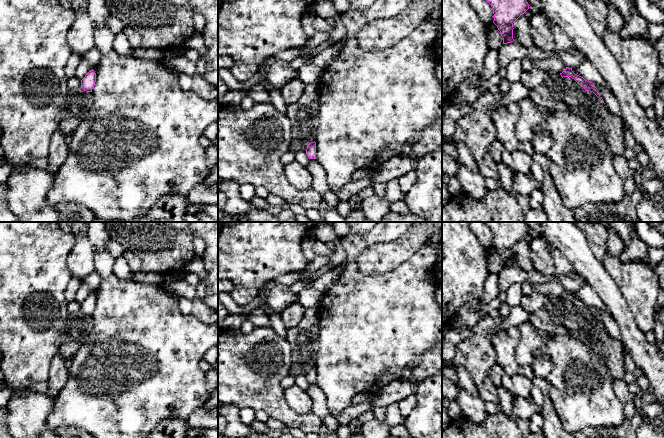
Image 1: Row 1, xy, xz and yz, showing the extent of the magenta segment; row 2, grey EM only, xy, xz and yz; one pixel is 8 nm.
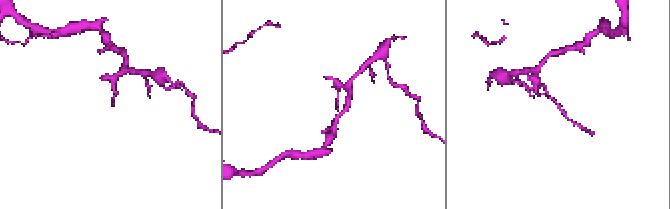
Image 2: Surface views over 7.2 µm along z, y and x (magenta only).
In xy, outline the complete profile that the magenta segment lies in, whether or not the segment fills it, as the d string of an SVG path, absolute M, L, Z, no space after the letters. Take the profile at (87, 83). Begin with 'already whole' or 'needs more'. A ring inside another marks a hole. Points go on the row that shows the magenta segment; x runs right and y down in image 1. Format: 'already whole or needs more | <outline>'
already whole | M91 70L81 80L81 88L84 91L92 92L95 82L96 82L96 73L94 70Z

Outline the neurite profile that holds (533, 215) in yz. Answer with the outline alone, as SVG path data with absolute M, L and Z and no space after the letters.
M543 208L530 209L525 214L525 222L549 222L548 217Z

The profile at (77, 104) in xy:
M81 87L69 90L61 106L59 129L64 136L73 134L79 124L88 117L92 105L92 92L84 91Z

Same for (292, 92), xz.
M295 78L281 88L280 91L285 104L288 106L298 102L304 95L305 87L306 84L299 78Z

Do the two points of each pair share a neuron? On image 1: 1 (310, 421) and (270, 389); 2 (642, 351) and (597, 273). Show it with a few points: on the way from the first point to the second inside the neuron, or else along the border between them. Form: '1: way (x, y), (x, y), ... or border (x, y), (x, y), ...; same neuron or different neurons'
1: way (298, 421), (293, 420), (274, 401); same neuron
2: way (630, 332), (629, 326), (609, 292); same neuron

